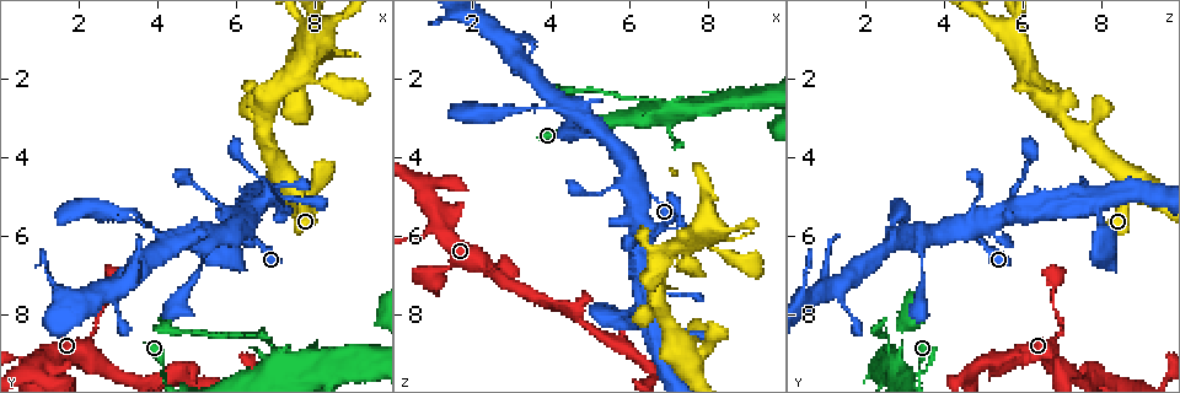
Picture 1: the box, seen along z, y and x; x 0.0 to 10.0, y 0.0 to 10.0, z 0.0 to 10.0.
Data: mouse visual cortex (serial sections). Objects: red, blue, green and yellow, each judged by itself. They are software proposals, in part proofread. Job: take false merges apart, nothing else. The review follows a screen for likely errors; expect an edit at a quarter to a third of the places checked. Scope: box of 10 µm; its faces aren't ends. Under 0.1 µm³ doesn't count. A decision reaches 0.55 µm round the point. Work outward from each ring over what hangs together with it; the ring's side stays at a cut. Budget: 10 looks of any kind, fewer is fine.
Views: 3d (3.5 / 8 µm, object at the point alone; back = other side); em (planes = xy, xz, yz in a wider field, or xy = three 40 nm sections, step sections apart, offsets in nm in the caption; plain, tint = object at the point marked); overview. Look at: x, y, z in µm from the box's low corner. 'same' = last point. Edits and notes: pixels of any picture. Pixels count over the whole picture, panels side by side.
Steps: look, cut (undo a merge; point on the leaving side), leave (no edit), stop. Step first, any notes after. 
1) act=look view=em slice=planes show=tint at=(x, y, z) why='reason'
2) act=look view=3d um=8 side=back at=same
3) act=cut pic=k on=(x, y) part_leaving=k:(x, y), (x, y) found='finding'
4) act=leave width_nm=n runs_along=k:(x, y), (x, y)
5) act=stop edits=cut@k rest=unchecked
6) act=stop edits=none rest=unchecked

act=look view=3d um=3.5 at=(7.05, 9.20, 2.75) why='abrupt turn'

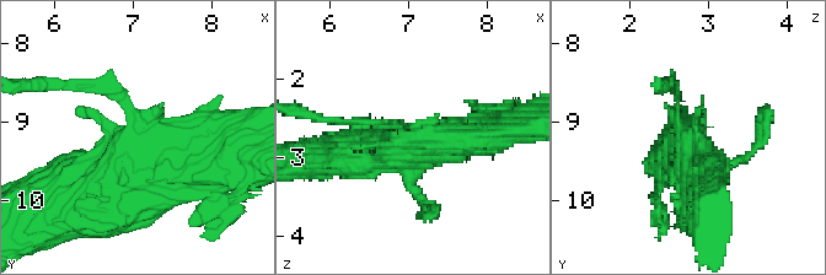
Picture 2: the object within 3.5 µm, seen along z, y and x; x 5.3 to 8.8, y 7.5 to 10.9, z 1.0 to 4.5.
act=look view=em slice=xy step=5 show=tint at=(7.05, 9.20, 2.75)

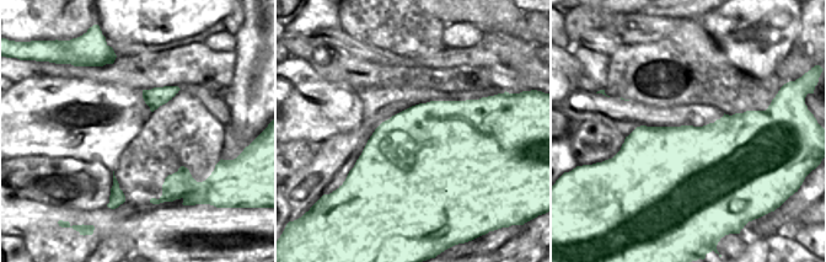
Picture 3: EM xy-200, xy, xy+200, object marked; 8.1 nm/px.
act=leave found='continuous, no second cell'

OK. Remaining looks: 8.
act=look view=3d um=8 at=(4.30, 6.20, 2.75) why='small branch off a trunk'

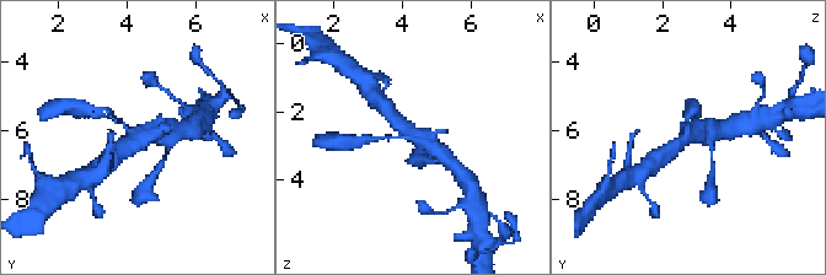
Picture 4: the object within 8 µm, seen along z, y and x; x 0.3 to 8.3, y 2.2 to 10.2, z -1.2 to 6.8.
act=look view=em slice=xy step=5 show=tint at=same arms=3 arm_widths_nm=100,400,450

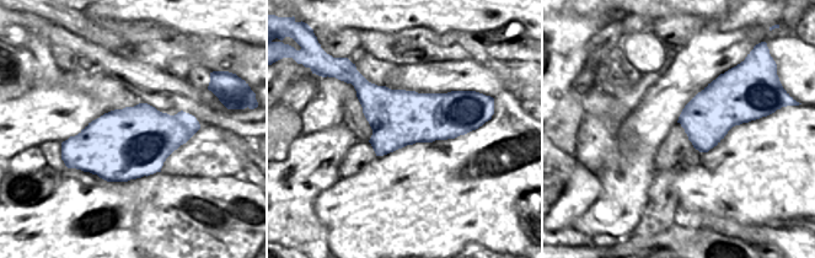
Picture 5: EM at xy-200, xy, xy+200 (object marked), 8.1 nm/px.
act=leave found='continuous, no second cell'

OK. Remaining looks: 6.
act=look view=3d um=3.5 at=(0.85, 9.10, 5.90) why='sudden change in width'

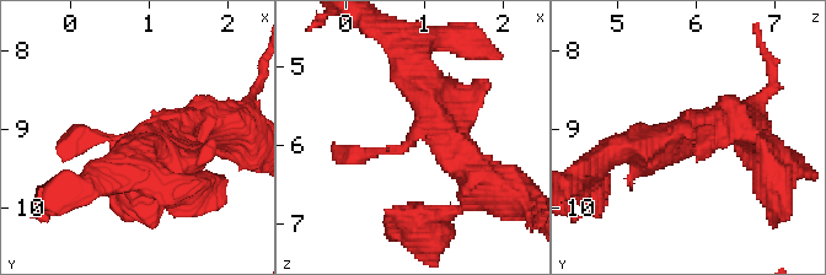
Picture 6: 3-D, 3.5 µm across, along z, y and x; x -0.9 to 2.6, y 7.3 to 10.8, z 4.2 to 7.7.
act=look view=em slice=xy step=5 show=tint at=(0.85, 9.05, 5.90)

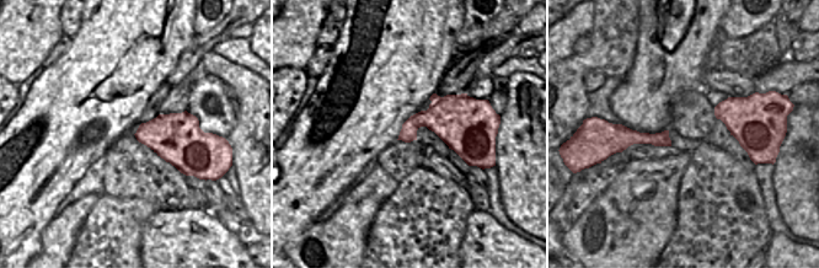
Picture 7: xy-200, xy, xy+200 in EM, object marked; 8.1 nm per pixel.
act=leave arm_widths_nm=200,400,400 runs_along=6:(193, 125), (84, 136), (73, 152) found='all the same cell'

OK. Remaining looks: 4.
act=look view=3d um=3.5 at=(7.85, 1.95, 6.15) why='small branch off a trunk'

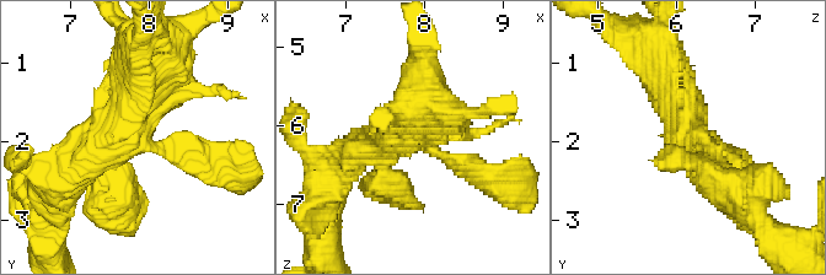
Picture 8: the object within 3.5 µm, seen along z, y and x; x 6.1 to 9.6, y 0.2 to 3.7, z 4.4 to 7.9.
act=look view=em slice=xy step=2 show=tint at=same

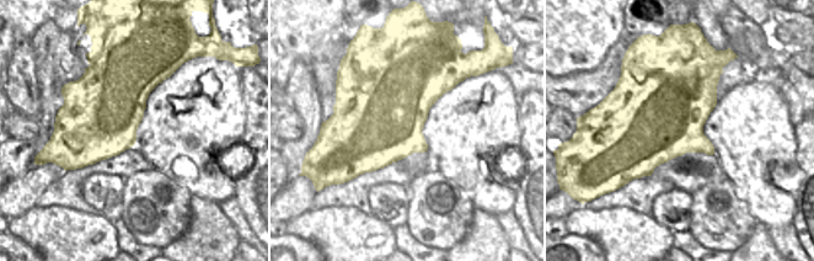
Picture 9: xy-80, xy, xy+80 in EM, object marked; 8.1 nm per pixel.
act=leave width_nm=750 runs_along=8:(62, 182), (118, 125), (140, 54) found='all the same cell'

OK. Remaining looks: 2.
act=stop edits=none rest=unchecked

